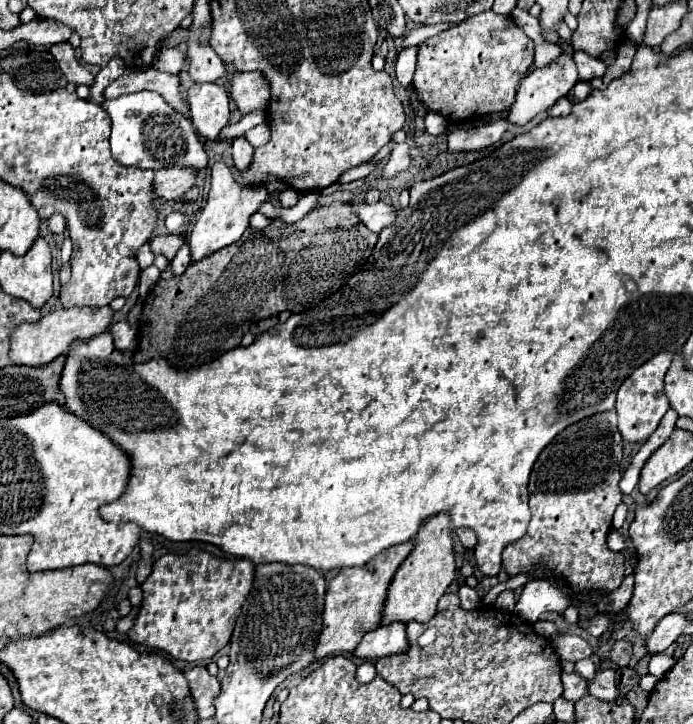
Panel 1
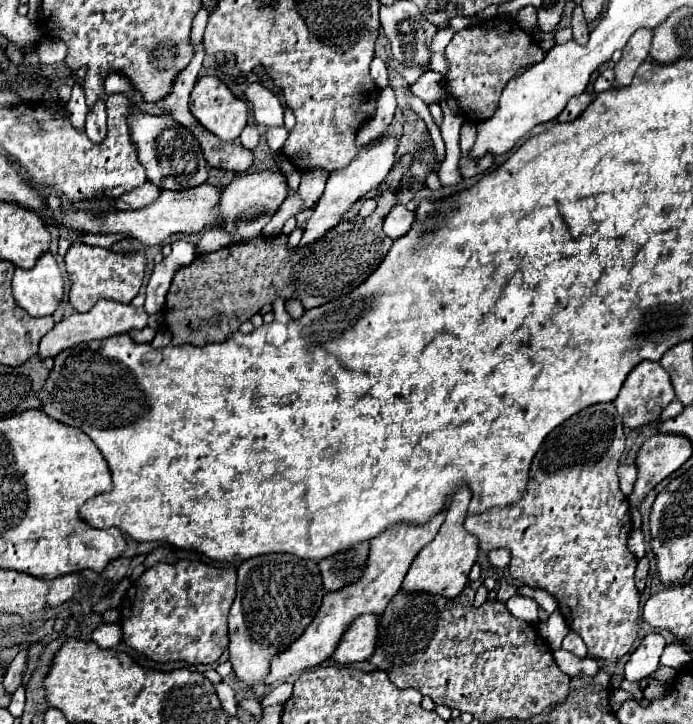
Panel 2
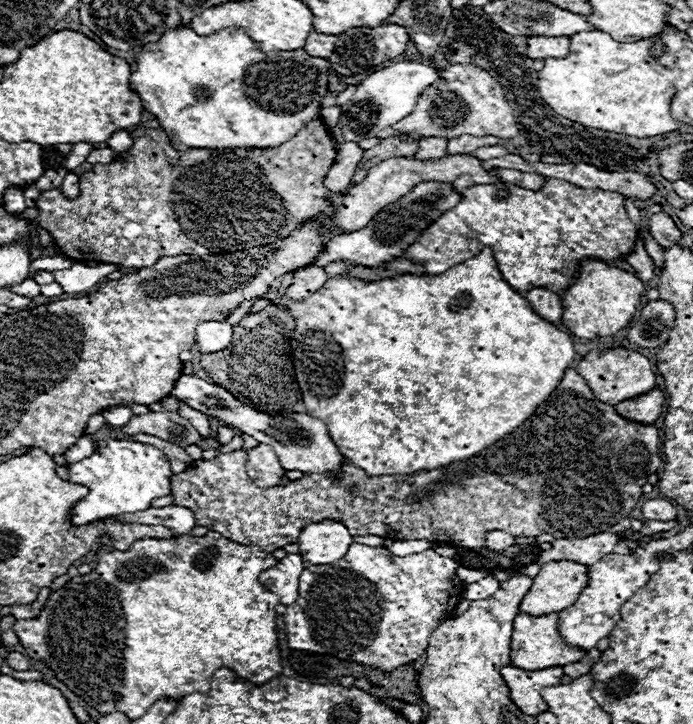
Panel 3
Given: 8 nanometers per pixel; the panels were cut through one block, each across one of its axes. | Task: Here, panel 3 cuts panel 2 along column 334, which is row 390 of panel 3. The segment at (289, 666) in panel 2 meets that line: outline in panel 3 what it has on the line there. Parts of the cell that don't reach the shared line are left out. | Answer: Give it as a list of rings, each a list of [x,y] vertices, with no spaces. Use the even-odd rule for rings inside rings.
[[[628,348],[592,350],[578,362],[576,372],[586,380],[588,388],[596,394],[596,398],[610,406],[616,406],[616,402],[622,402],[624,398],[646,394],[656,386],[656,374],[652,370],[652,362],[640,352]]]

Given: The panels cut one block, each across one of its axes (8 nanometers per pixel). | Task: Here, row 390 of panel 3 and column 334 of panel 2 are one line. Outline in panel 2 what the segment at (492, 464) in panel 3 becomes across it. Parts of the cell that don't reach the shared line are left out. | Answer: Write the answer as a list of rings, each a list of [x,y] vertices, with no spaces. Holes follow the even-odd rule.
[[[362,542],[348,550],[340,550],[334,556],[320,560],[318,566],[320,566],[322,580],[324,580],[324,590],[336,592],[338,588],[354,584],[366,568],[368,550],[370,550],[370,542]]]

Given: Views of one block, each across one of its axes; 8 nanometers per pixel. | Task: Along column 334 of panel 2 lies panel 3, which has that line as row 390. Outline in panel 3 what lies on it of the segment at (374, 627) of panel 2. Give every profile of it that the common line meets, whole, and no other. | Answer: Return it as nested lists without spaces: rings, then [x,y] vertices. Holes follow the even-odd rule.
[[[652,388],[646,394],[634,396],[630,400],[624,400],[616,404],[616,412],[632,422],[640,424],[654,424],[656,418],[660,416],[664,406],[664,394],[660,388]]]

